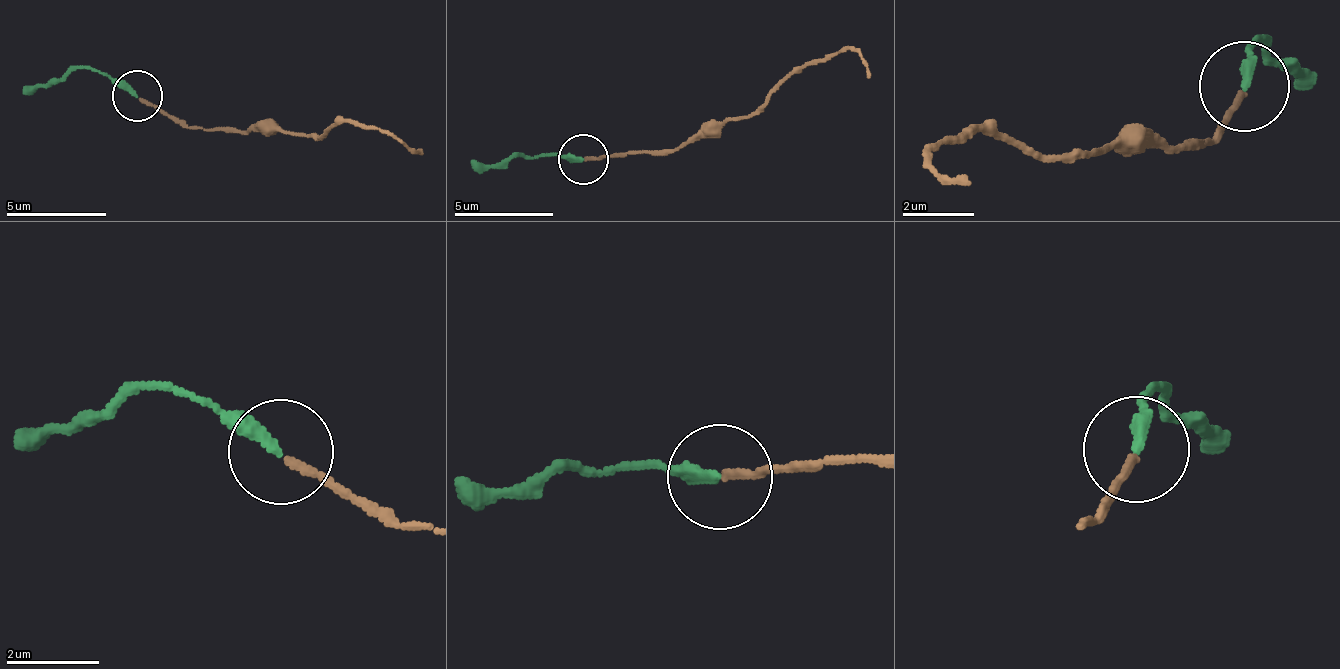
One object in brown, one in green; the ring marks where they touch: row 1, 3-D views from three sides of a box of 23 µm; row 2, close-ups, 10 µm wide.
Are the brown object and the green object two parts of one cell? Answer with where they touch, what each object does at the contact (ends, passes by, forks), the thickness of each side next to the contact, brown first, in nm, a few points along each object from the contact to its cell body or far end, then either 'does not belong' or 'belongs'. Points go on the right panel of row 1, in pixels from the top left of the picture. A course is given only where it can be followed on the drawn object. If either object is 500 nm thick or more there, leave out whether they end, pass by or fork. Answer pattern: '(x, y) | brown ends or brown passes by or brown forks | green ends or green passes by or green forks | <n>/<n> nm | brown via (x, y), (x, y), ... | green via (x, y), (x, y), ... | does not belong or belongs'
(1244, 86) | brown ends | green ends | 170/240 nm | brown via (1246, 93), (1204, 144), (1085, 156), (1030, 155), (984, 127), (927, 152), (968, 186) | green via (1246, 84), (1257, 41), (1303, 72), (1299, 90) | belongs

